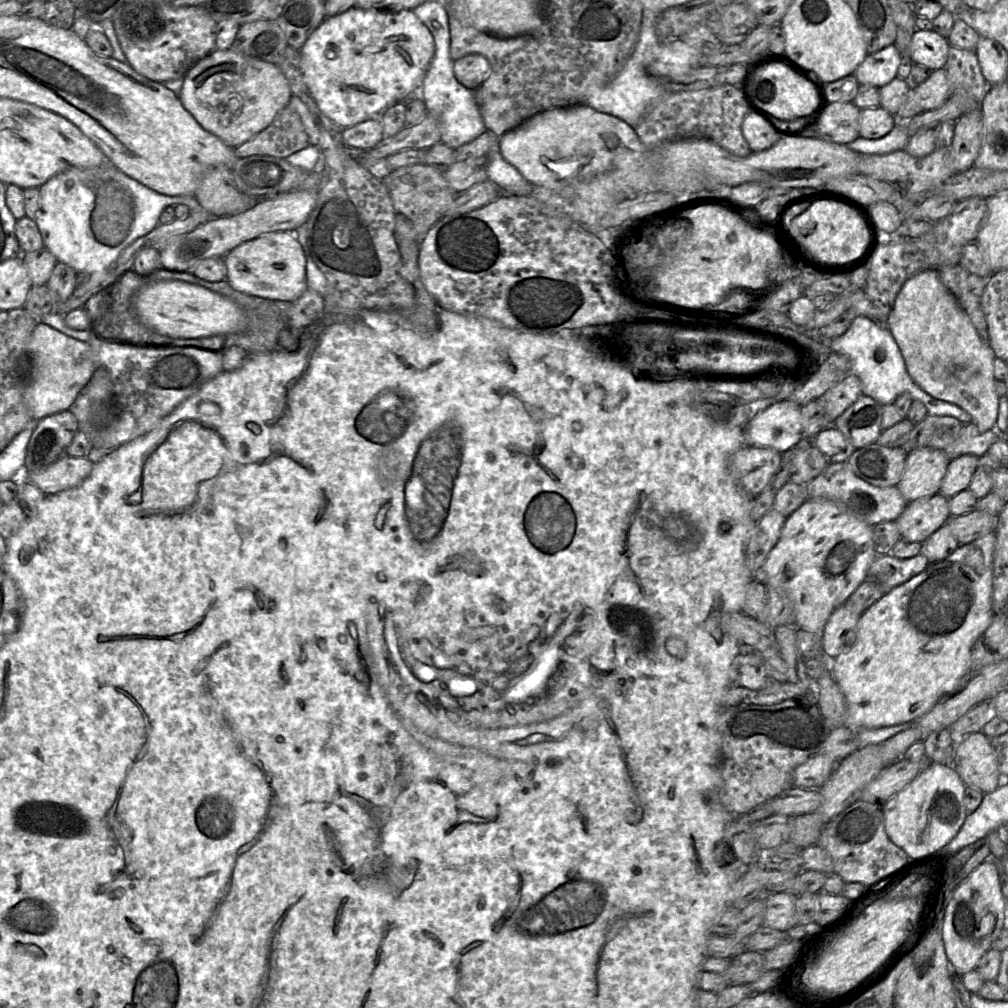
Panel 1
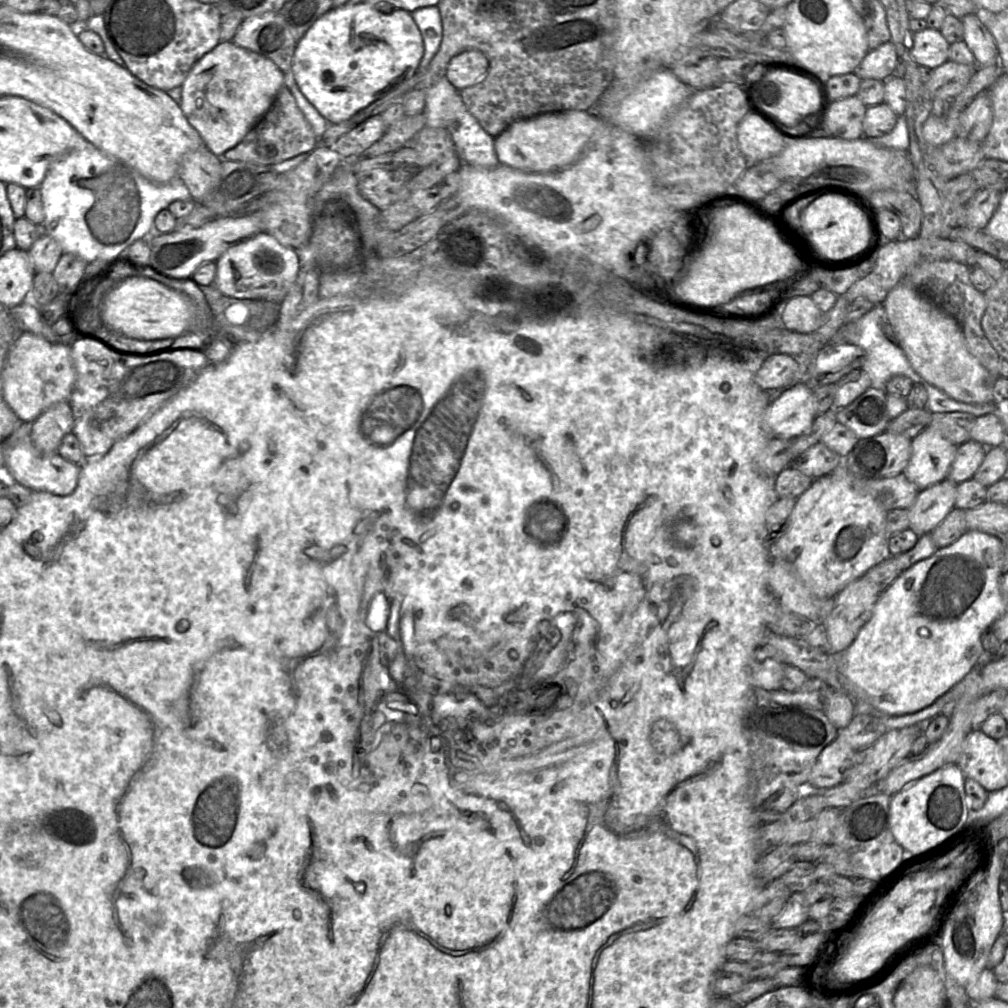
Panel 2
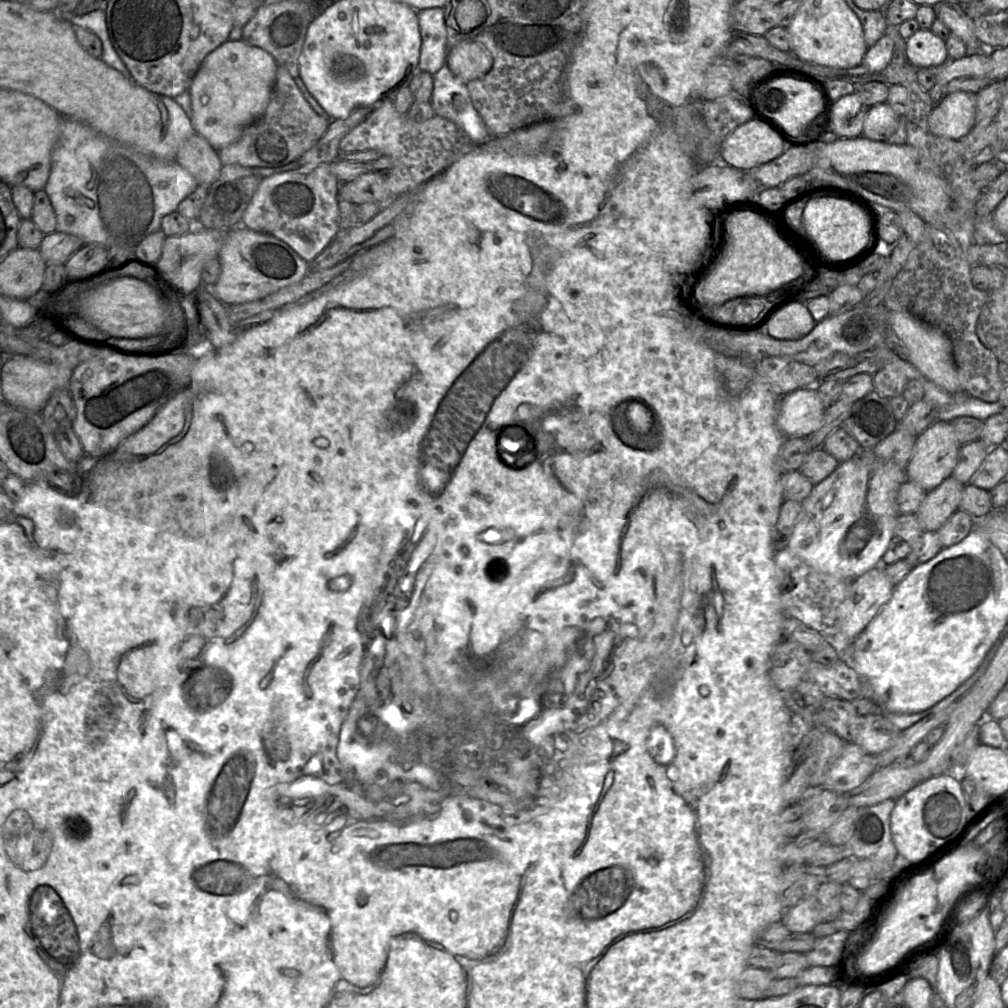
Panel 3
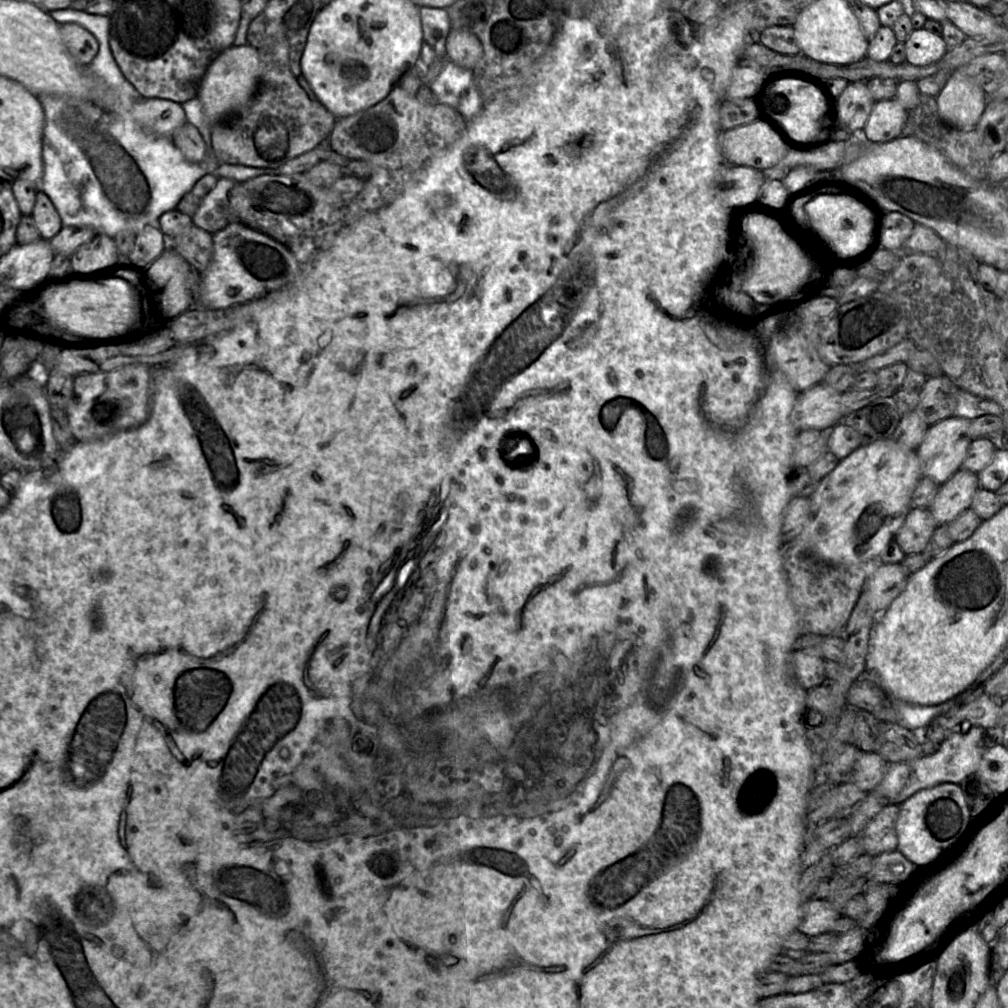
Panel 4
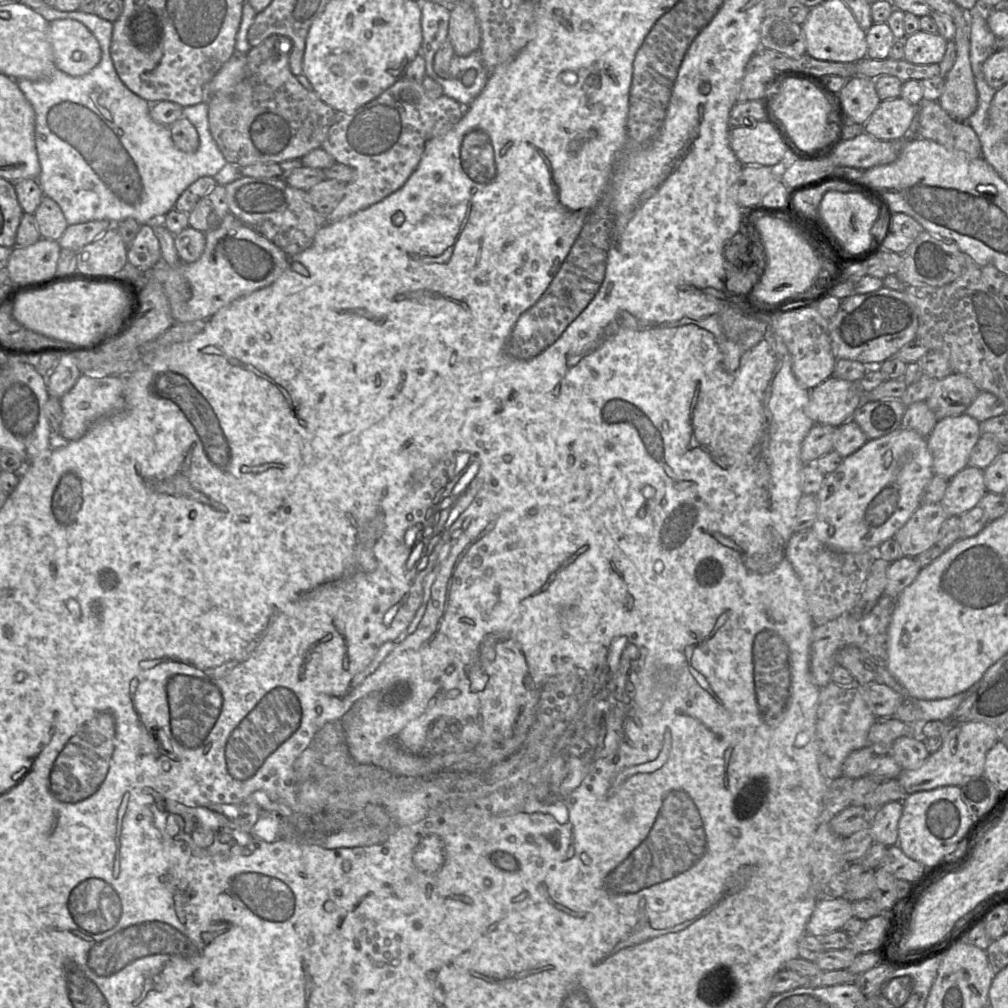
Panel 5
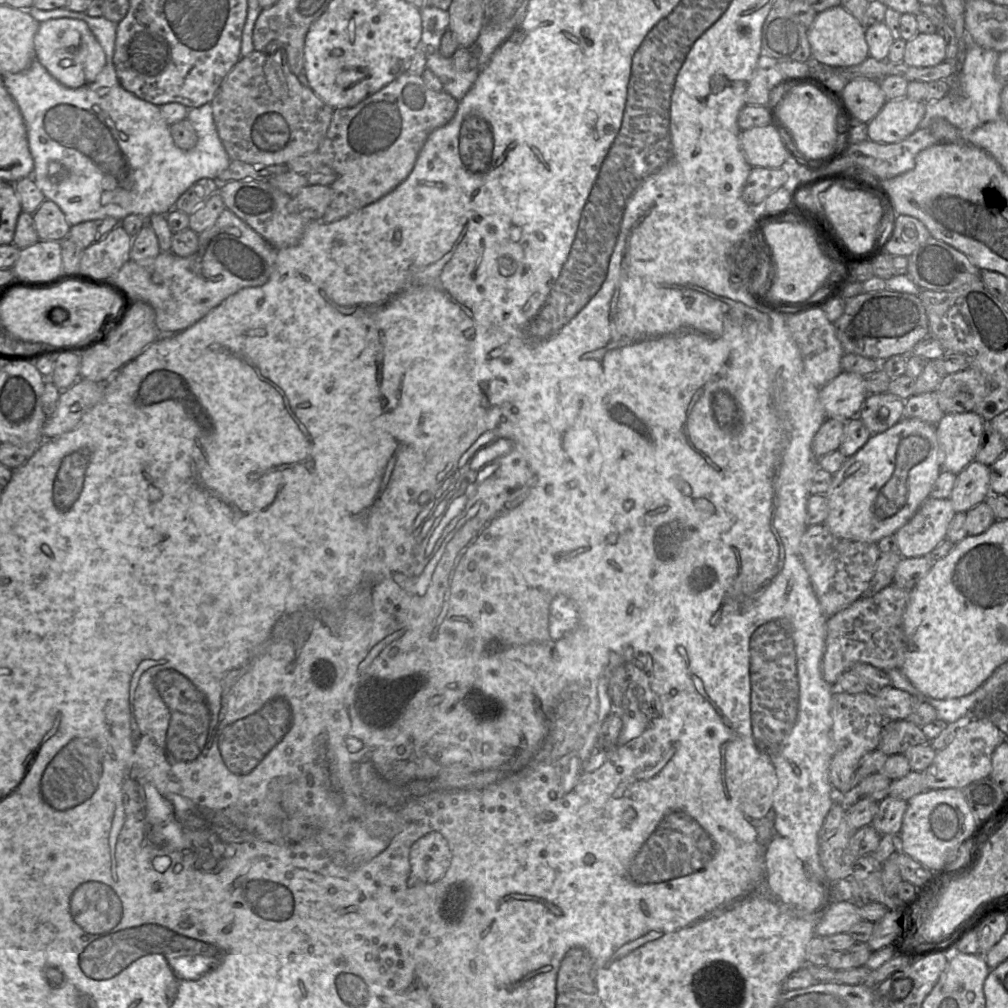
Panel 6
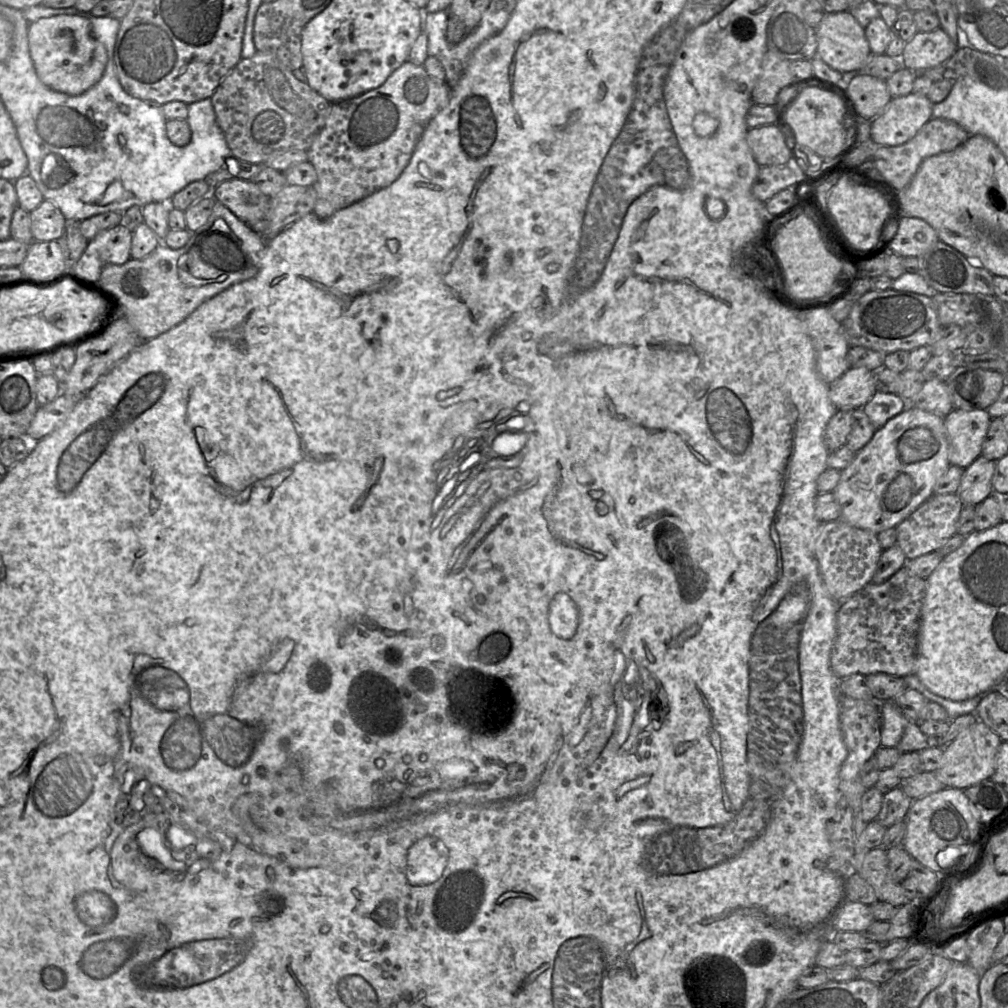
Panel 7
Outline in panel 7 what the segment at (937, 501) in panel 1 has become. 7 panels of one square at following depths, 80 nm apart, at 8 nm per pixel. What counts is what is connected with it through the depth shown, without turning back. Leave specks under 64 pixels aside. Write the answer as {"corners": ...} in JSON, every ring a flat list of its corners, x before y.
{"corners":[[980,455,964,469,957,494,964,505,978,505,992,495,995,461]]}

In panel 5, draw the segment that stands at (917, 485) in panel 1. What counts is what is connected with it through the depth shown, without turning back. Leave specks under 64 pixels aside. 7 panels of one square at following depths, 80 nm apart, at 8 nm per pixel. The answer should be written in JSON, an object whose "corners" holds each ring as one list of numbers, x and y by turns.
{"corners":[[965,413,938,420,926,438,928,449,933,458,934,474,951,479,969,465,971,452,980,436,980,422]]}

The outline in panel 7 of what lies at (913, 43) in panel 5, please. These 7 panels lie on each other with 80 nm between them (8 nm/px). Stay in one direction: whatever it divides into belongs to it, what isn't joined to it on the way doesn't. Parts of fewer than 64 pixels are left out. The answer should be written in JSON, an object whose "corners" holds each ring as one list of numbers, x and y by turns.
{"corners":[[942,28,930,32,919,32,905,43,900,57,902,67,915,73,939,66,957,50,955,43]]}

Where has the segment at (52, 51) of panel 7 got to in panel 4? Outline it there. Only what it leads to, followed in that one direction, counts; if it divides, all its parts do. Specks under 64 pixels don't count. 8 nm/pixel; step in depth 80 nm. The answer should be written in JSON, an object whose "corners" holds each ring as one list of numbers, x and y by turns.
{"corners":[[77,23,60,24,61,39,78,65,88,66,99,50,97,39]]}

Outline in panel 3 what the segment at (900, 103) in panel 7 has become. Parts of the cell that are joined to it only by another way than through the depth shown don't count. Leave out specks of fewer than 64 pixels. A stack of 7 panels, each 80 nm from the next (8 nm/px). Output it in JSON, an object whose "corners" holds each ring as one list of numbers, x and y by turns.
{"corners":[[888,103,871,106,864,119,862,136,886,142,897,130,899,118]]}

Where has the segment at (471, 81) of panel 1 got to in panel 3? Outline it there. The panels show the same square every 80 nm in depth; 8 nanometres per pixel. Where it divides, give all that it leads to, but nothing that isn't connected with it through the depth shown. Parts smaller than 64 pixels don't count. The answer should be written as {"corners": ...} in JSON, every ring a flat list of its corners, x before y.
{"corners":[[465,40,451,47,447,54,447,66,464,82,484,76,493,65,490,52,481,43]]}

